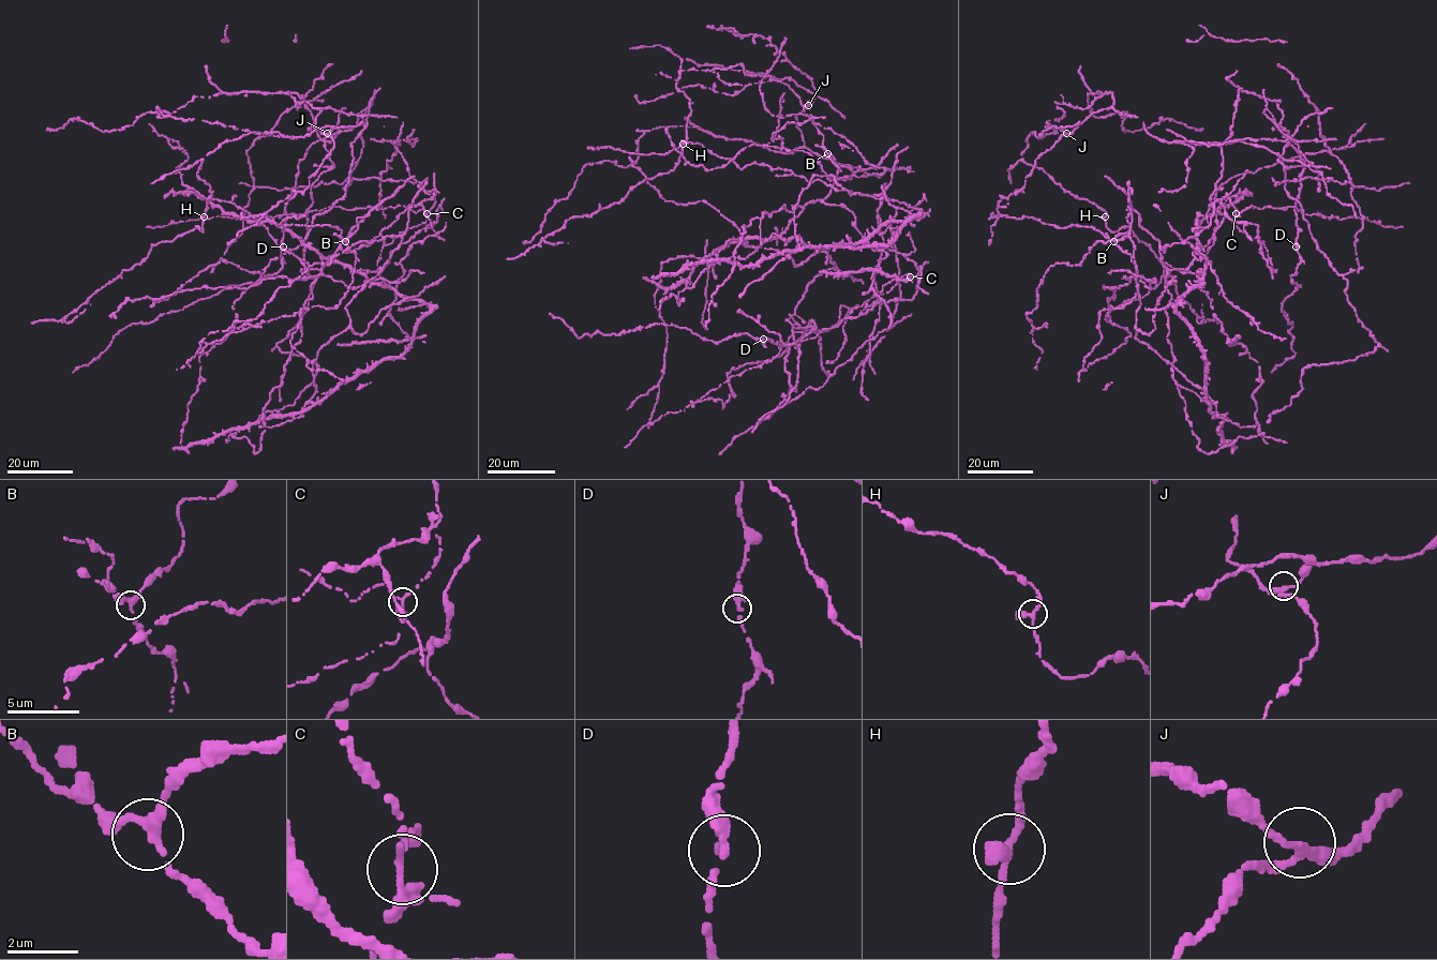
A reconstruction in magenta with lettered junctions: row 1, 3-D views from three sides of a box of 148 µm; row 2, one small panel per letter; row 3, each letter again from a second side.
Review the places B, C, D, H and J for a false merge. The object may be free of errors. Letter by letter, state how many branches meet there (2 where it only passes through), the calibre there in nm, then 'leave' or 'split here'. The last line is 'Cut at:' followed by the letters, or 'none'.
B: 3 | 260 nm | leave
C: 3 | 240 nm | leave
D: 3 | 260 nm | leave
H: 3 | 260 nm | leave
J: 3 | 260 nm | leave
Cut at: none

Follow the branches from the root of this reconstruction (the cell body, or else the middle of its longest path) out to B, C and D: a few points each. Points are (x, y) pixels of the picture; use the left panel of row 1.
B: (272, 237), (307, 269), (320, 270), (371, 210), (356, 219), (357, 229), (345, 241)
C: (272, 237), (307, 269), (320, 270), (338, 250), (369, 245), (408, 207), (434, 196), (427, 213)
D: (272, 237), (320, 270), (434, 196), (427, 212), (309, 211), (333, 166), (317, 140), (283, 246)

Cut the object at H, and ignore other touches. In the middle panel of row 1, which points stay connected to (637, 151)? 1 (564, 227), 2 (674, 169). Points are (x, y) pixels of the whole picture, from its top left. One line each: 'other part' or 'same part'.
1: other part
2: other part

